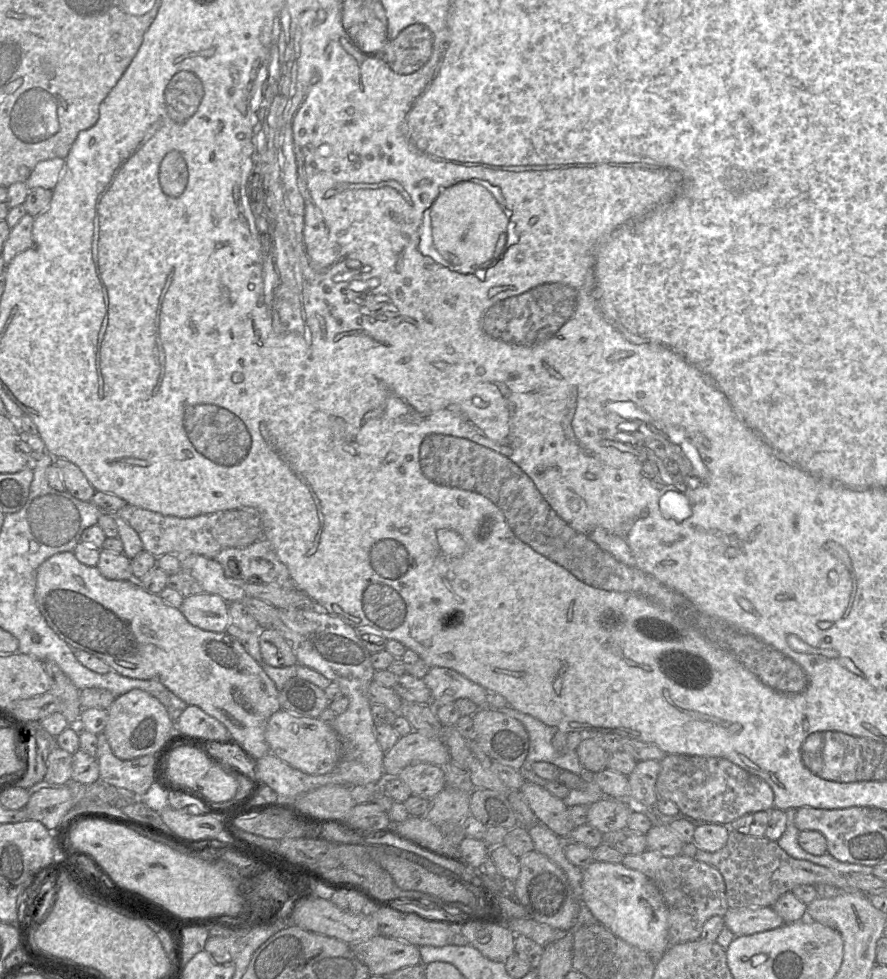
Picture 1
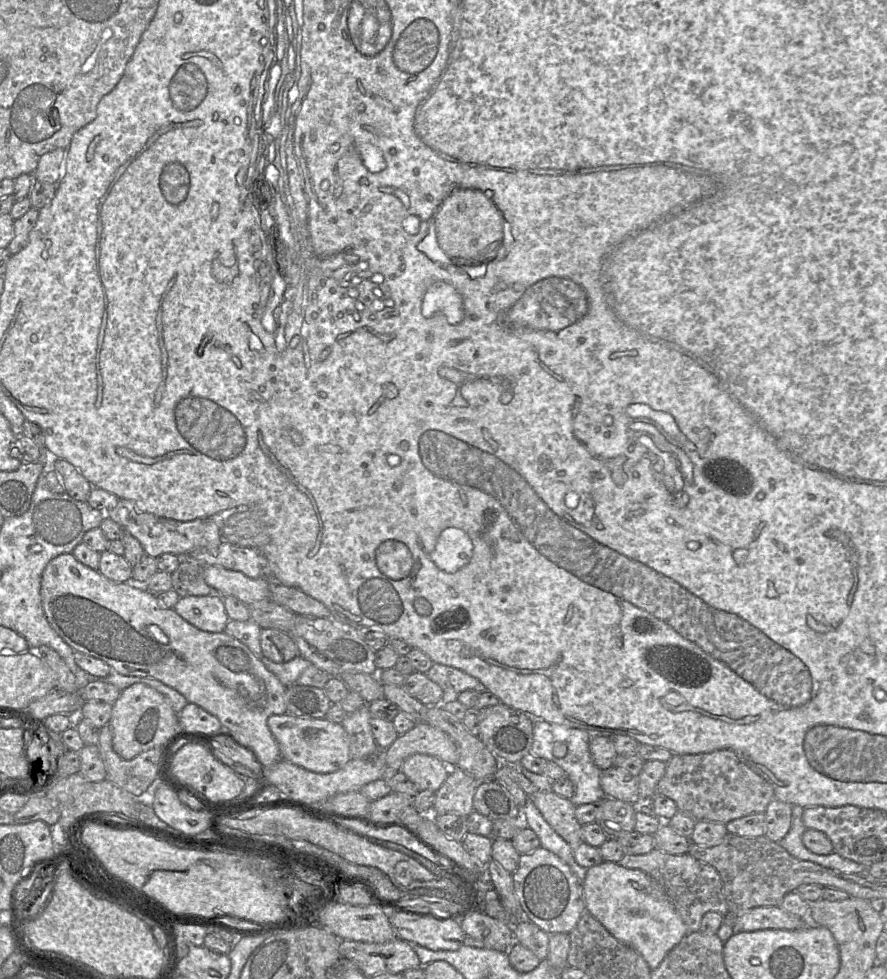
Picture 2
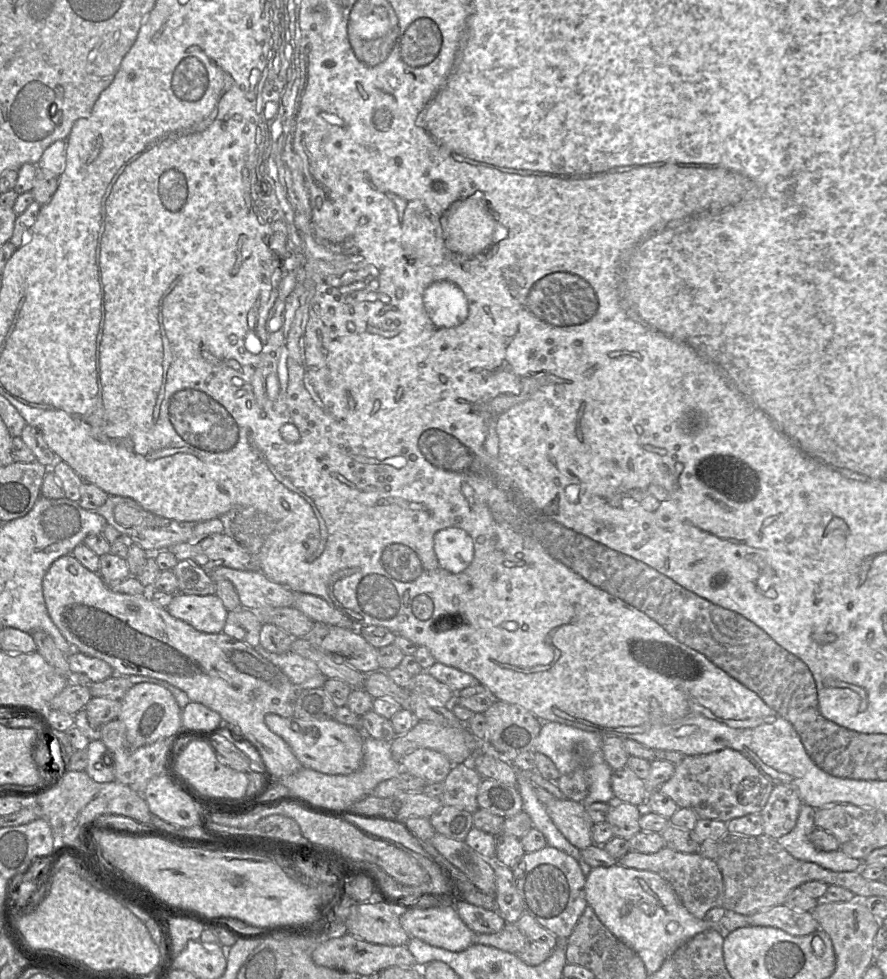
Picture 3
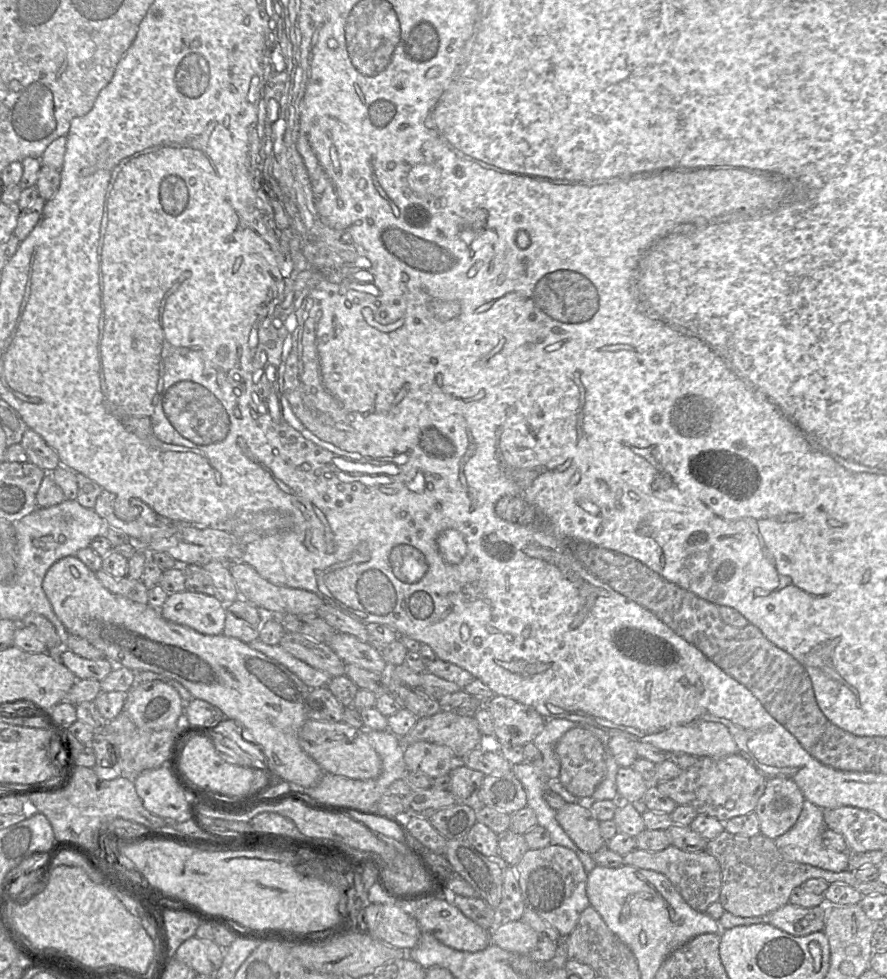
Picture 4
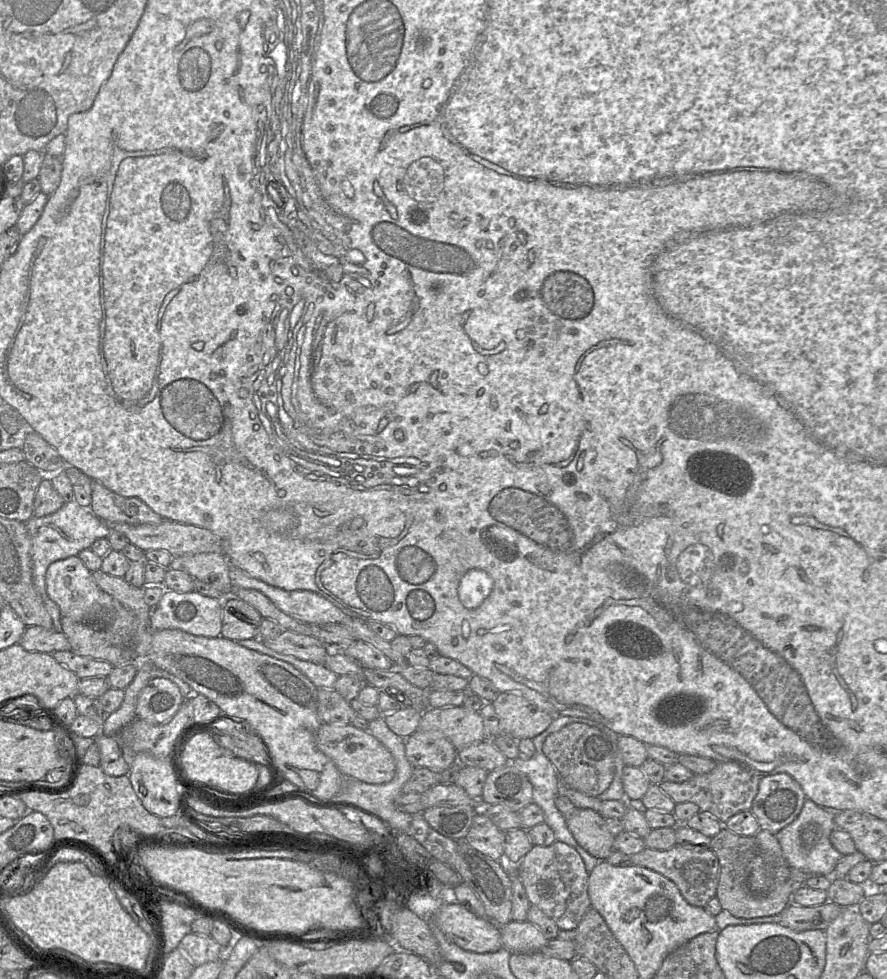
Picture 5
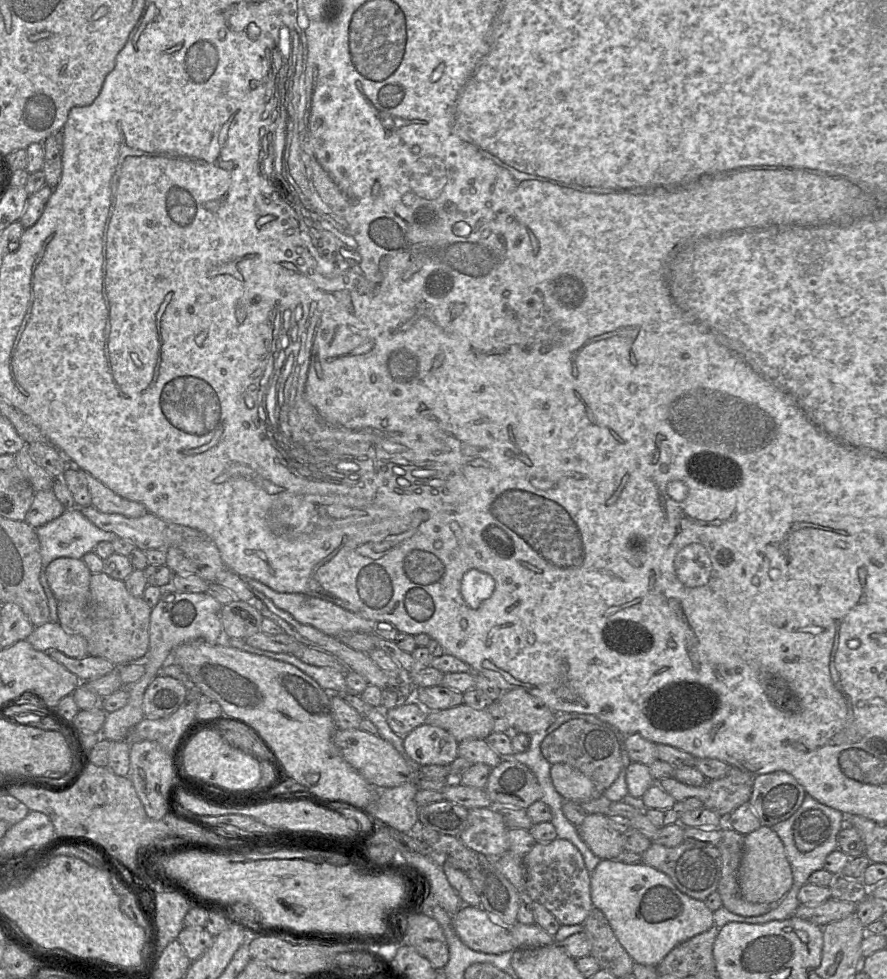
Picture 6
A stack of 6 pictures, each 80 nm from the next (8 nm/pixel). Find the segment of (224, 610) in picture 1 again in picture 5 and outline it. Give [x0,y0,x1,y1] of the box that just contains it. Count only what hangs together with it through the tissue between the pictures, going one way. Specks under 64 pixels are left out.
[150,590,223,638]

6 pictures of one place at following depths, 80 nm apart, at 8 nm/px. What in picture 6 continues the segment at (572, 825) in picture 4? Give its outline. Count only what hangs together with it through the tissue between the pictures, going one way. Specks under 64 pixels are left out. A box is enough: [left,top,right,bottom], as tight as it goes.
[576,814,624,860]

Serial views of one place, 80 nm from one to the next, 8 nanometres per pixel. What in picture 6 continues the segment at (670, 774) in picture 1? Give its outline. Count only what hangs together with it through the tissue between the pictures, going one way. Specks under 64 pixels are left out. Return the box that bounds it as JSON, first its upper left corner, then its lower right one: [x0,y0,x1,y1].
[657,767,754,818]

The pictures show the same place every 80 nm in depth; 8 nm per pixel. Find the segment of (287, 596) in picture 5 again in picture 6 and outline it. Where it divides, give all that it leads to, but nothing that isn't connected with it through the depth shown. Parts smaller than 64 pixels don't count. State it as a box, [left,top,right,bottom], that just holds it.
[244,578,371,637]

